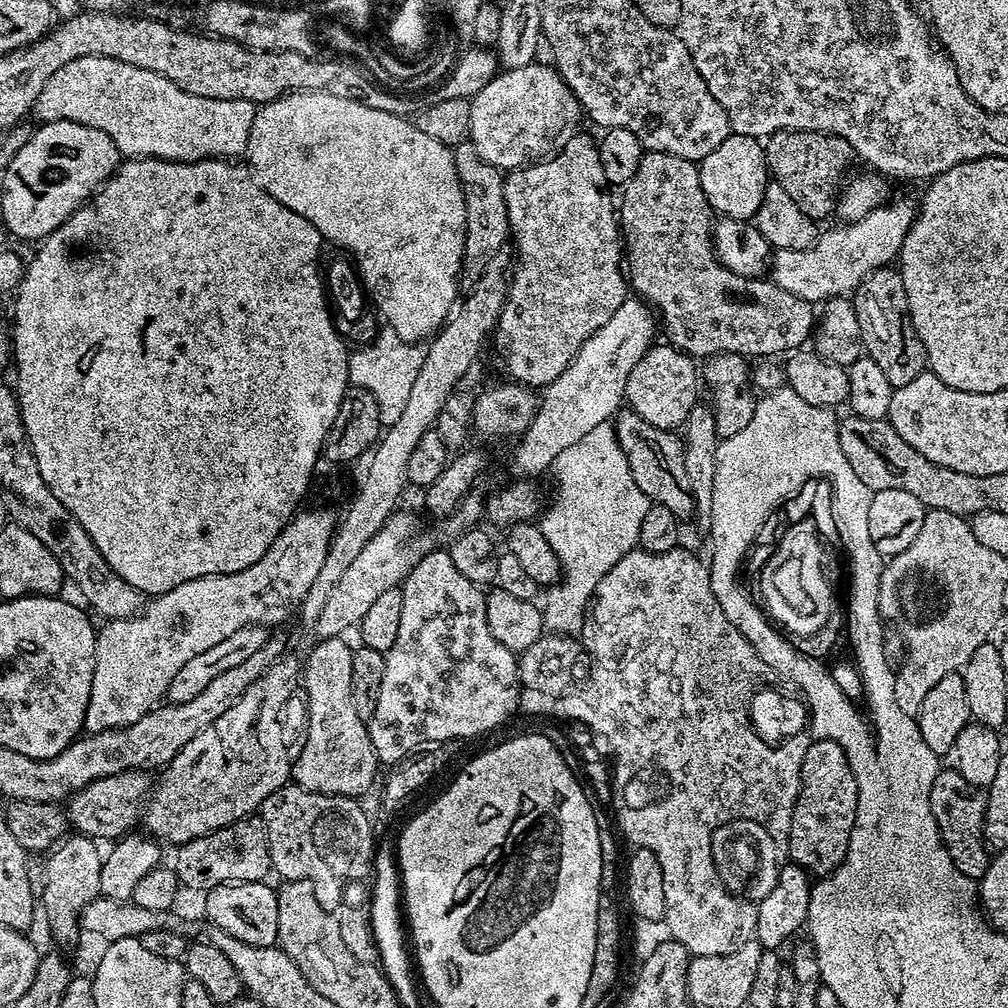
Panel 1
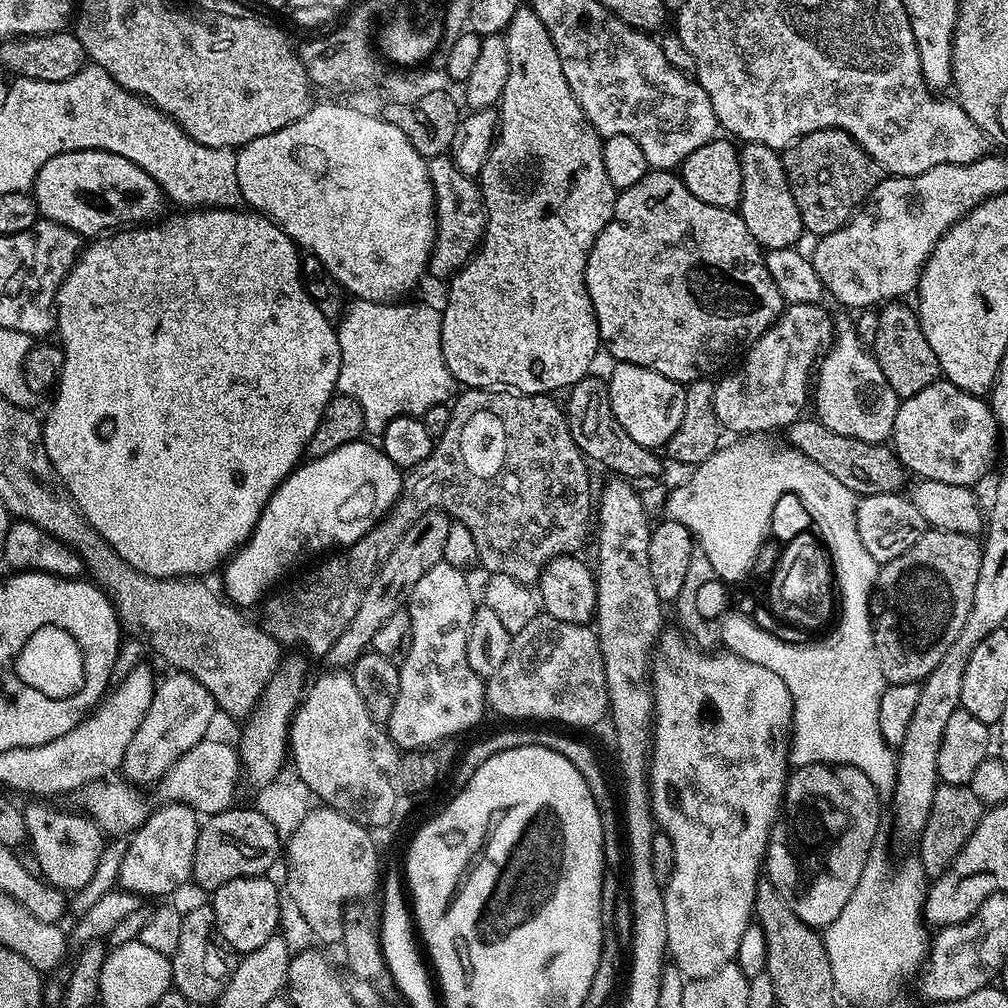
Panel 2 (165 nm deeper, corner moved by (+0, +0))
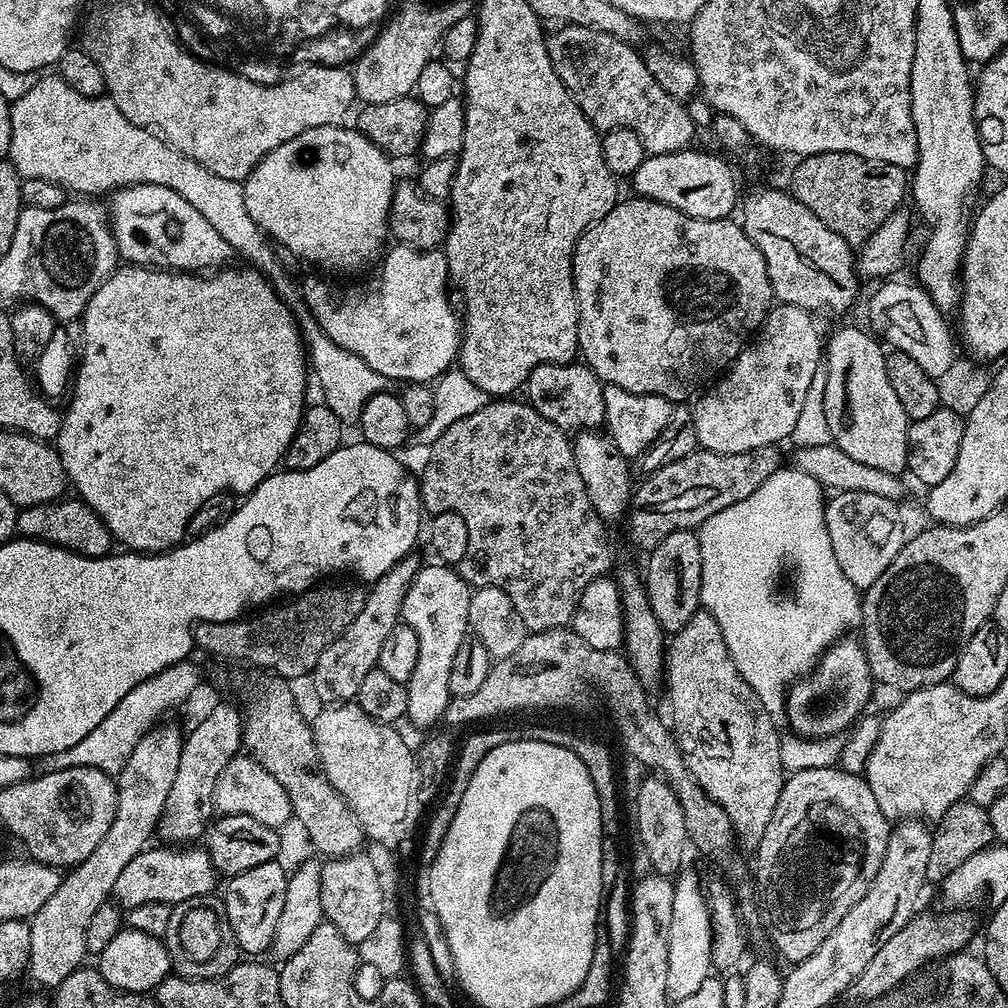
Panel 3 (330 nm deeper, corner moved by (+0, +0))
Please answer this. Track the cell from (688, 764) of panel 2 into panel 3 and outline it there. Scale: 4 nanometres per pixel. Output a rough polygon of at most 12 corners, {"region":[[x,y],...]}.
{"region":[[694,873],[675,877],[666,988],[710,979],[712,914]]}

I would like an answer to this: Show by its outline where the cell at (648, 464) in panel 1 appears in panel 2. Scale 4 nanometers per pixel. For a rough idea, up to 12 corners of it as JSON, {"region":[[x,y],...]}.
{"region":[[603,379],[567,389],[570,434],[593,465],[659,474],[659,455],[614,418]]}

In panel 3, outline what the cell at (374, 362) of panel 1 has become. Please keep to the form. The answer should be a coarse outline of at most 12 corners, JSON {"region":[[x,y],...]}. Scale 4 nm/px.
{"region":[[301,317],[323,403],[346,426],[390,382]]}

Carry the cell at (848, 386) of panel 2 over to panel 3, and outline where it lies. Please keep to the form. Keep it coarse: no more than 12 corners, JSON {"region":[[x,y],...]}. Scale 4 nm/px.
{"region":[[864,328],[826,340],[832,443],[900,476],[910,423]]}

